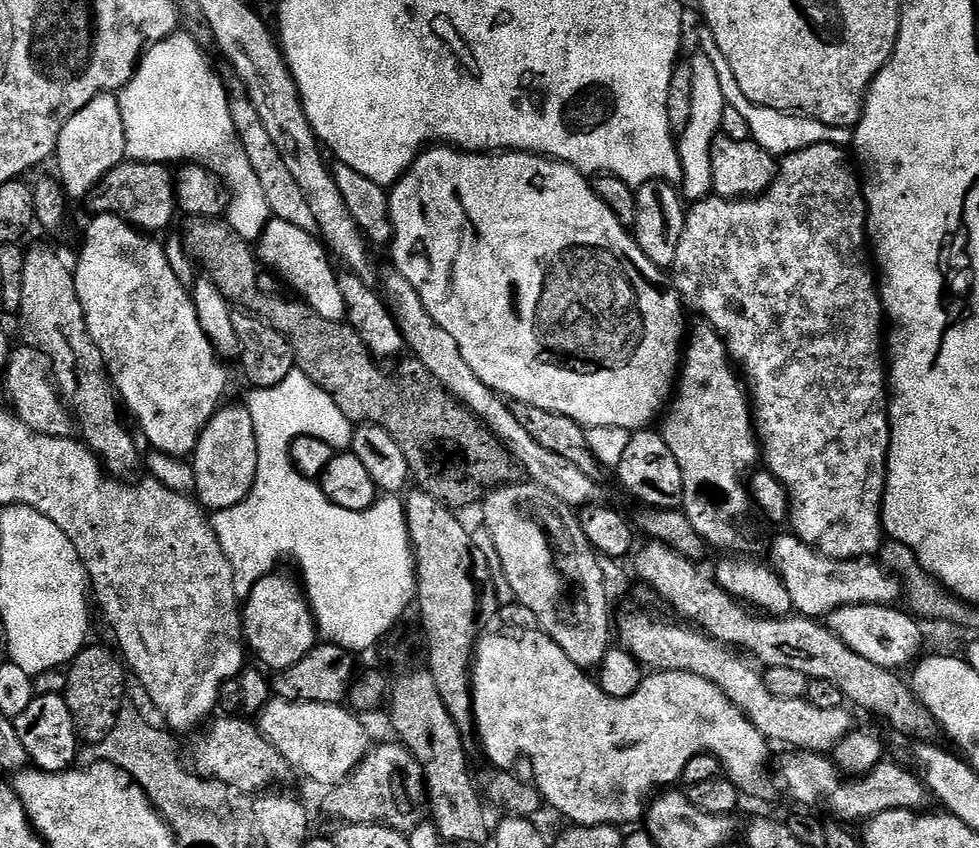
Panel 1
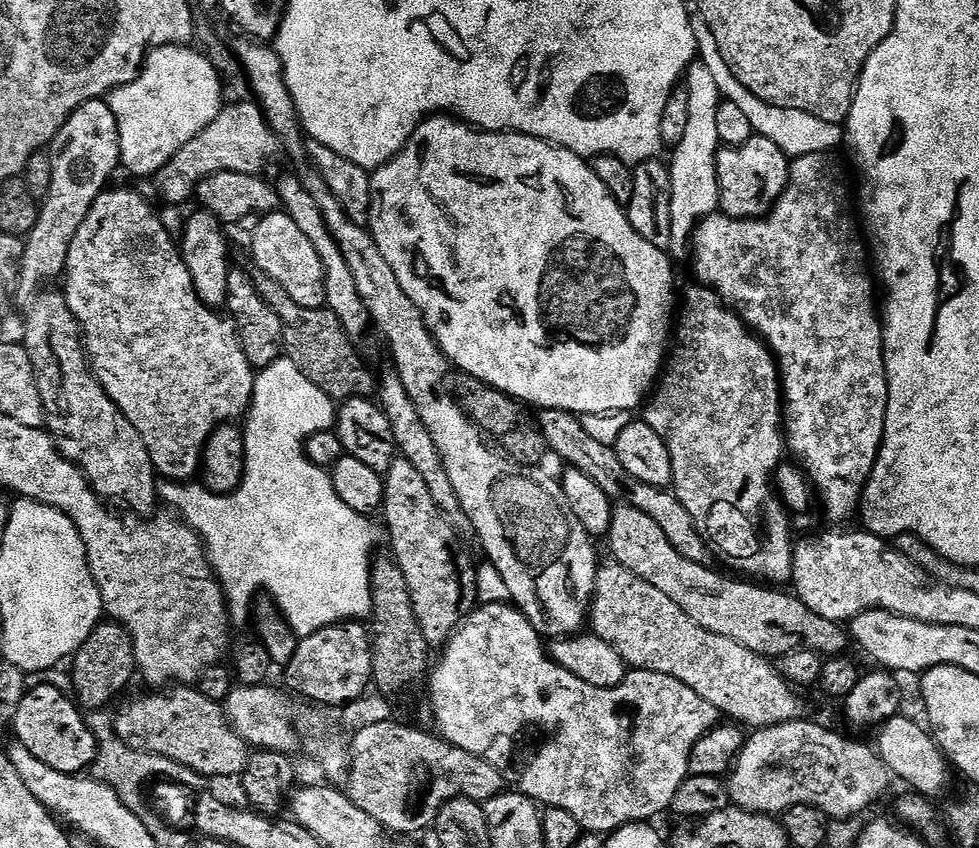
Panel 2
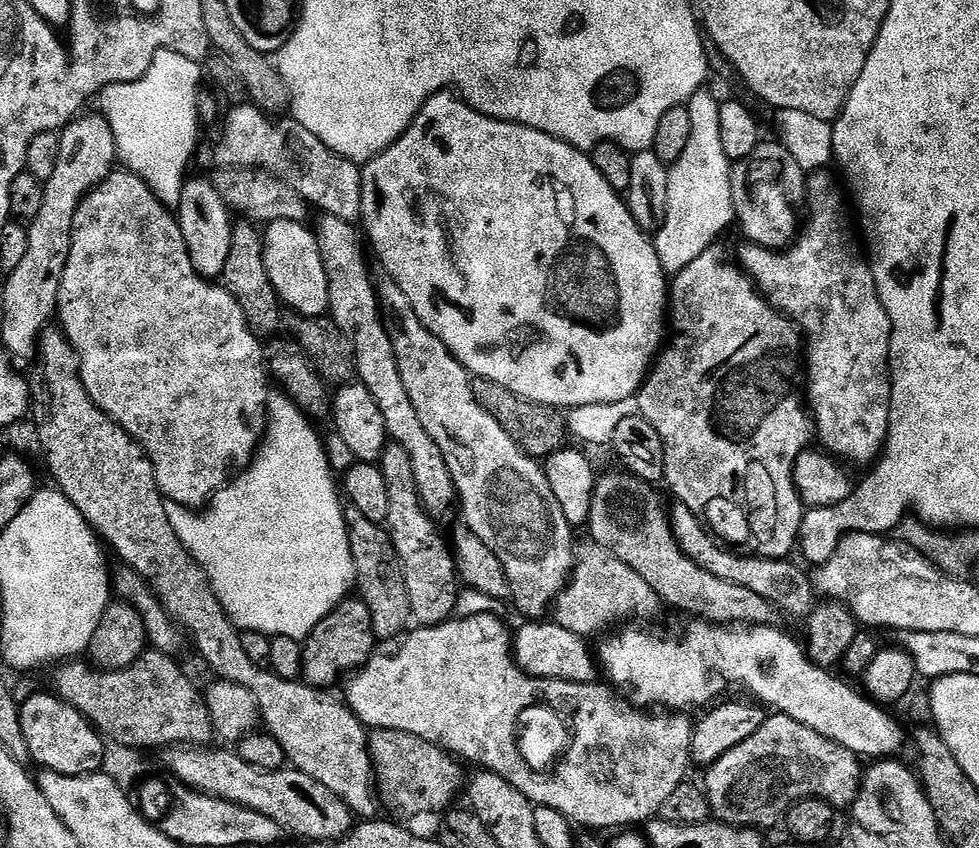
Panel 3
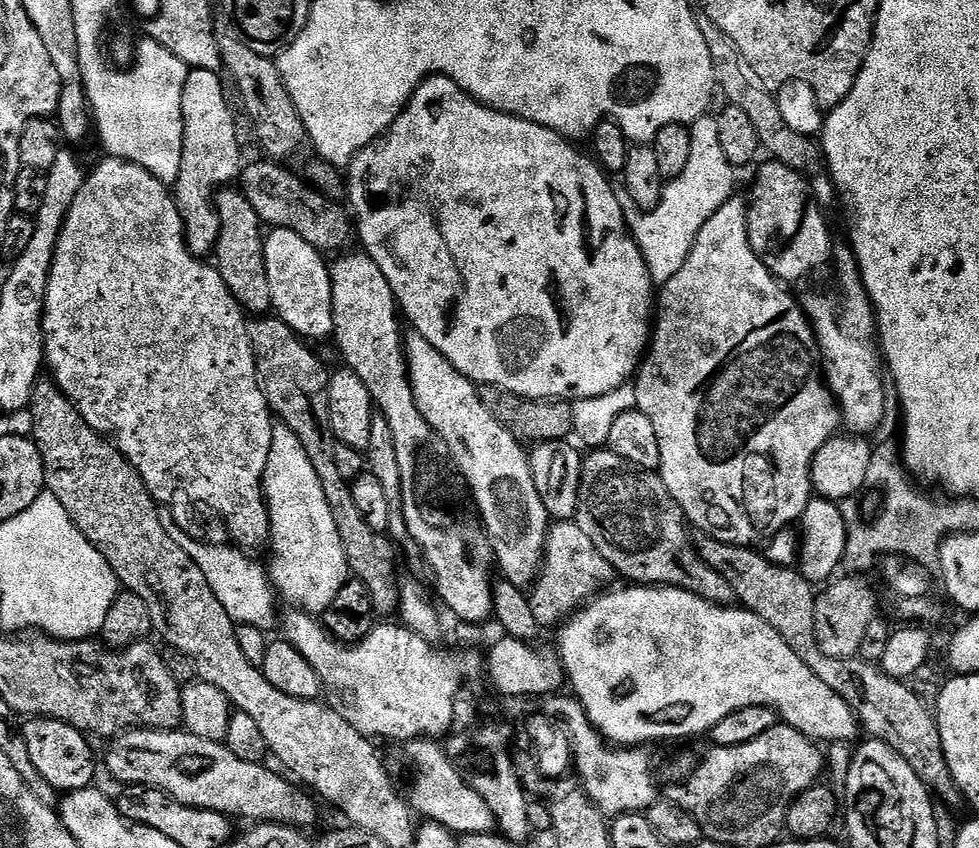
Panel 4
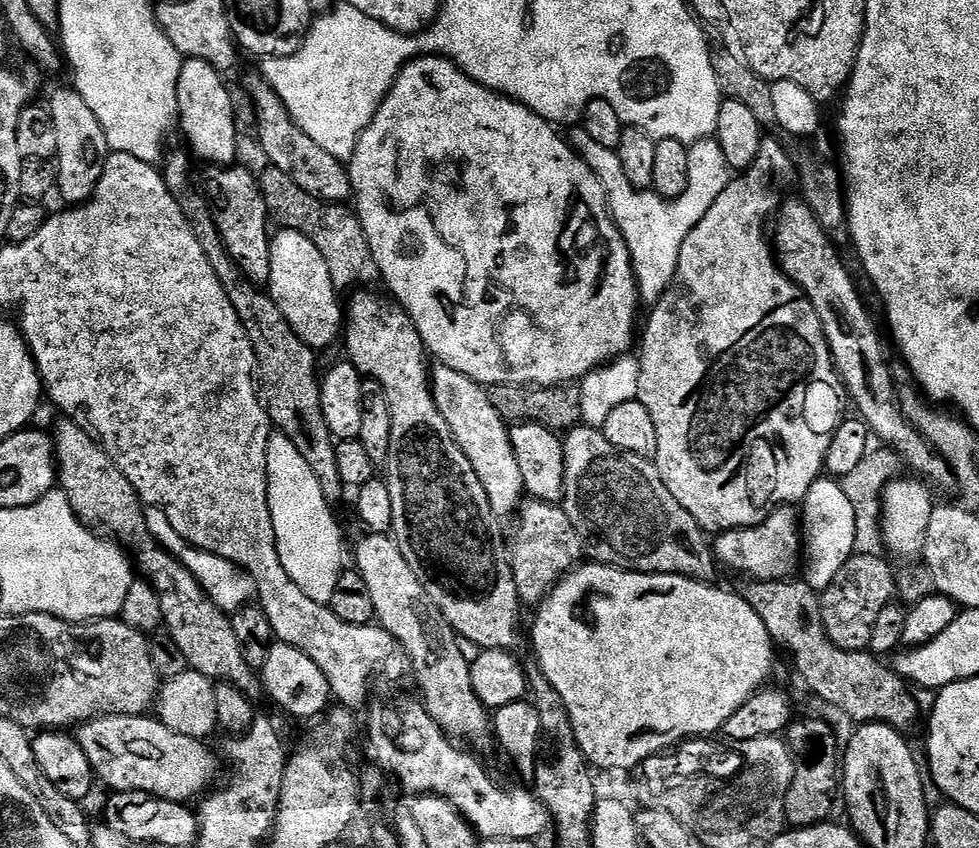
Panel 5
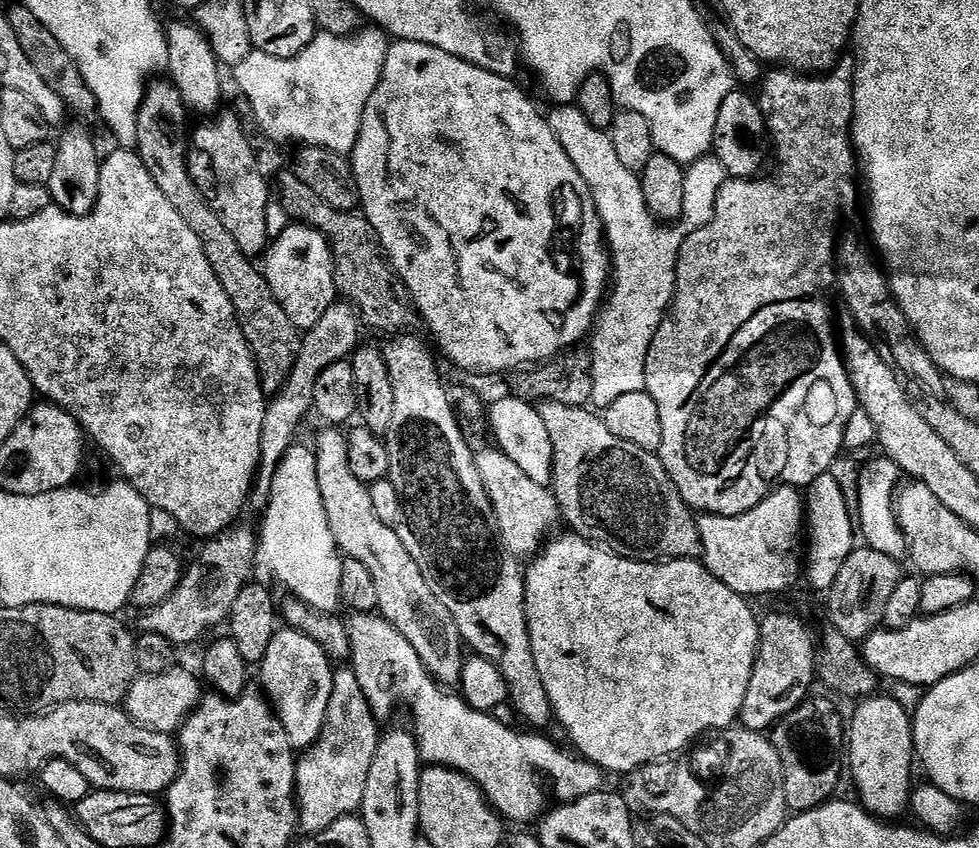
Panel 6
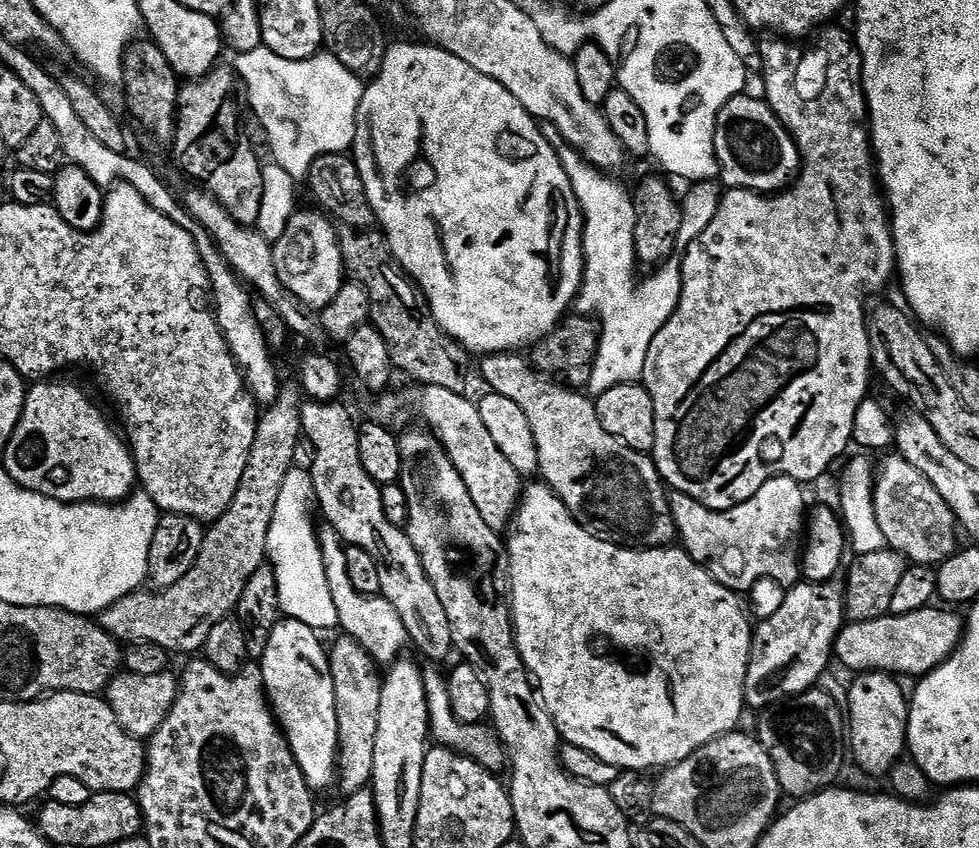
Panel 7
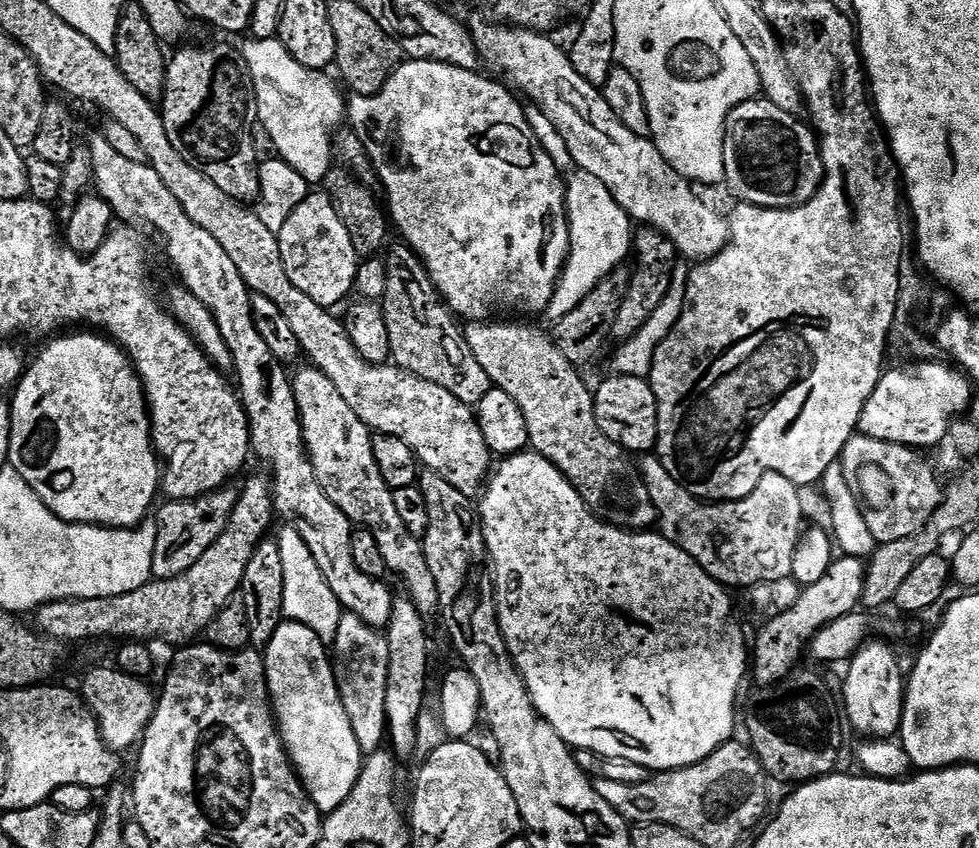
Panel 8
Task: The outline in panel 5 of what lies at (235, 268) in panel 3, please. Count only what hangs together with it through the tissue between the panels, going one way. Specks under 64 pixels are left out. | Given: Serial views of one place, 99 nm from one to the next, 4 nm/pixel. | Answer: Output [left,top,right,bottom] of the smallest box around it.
[206,166,272,286]

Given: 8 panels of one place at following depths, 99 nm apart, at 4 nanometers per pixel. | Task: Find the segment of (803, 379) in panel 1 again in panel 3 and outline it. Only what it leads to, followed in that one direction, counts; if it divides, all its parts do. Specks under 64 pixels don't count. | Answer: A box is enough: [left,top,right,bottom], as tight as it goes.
[738,170,892,465]

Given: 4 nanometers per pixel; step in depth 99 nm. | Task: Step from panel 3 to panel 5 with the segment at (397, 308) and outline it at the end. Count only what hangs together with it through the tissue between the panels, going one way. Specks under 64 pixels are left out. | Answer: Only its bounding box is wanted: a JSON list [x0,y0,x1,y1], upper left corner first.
[430,363,526,514]

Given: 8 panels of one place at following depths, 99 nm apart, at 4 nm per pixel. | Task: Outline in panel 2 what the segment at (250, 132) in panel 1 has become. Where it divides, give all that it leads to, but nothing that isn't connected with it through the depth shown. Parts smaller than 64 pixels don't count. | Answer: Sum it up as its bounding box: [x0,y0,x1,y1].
[275,176,370,338]

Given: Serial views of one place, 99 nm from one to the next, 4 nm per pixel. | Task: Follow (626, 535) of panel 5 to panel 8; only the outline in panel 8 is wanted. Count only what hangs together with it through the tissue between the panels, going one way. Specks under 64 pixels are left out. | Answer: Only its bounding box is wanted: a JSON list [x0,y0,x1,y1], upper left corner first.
[463,322,657,532]

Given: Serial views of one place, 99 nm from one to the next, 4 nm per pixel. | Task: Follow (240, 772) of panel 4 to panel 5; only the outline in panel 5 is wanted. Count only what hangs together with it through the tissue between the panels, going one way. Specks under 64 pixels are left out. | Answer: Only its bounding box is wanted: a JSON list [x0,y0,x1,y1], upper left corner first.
[75,714,220,802]

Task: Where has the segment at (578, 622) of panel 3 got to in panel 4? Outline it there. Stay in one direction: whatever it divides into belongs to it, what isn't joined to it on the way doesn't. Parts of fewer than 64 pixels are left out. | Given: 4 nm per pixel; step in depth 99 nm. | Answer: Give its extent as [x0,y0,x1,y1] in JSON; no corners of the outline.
[527,520,614,629]

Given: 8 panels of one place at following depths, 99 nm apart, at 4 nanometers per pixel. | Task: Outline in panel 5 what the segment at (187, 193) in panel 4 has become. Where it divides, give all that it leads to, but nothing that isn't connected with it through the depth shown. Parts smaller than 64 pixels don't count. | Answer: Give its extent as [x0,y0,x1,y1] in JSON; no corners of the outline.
[178,59,236,166]

